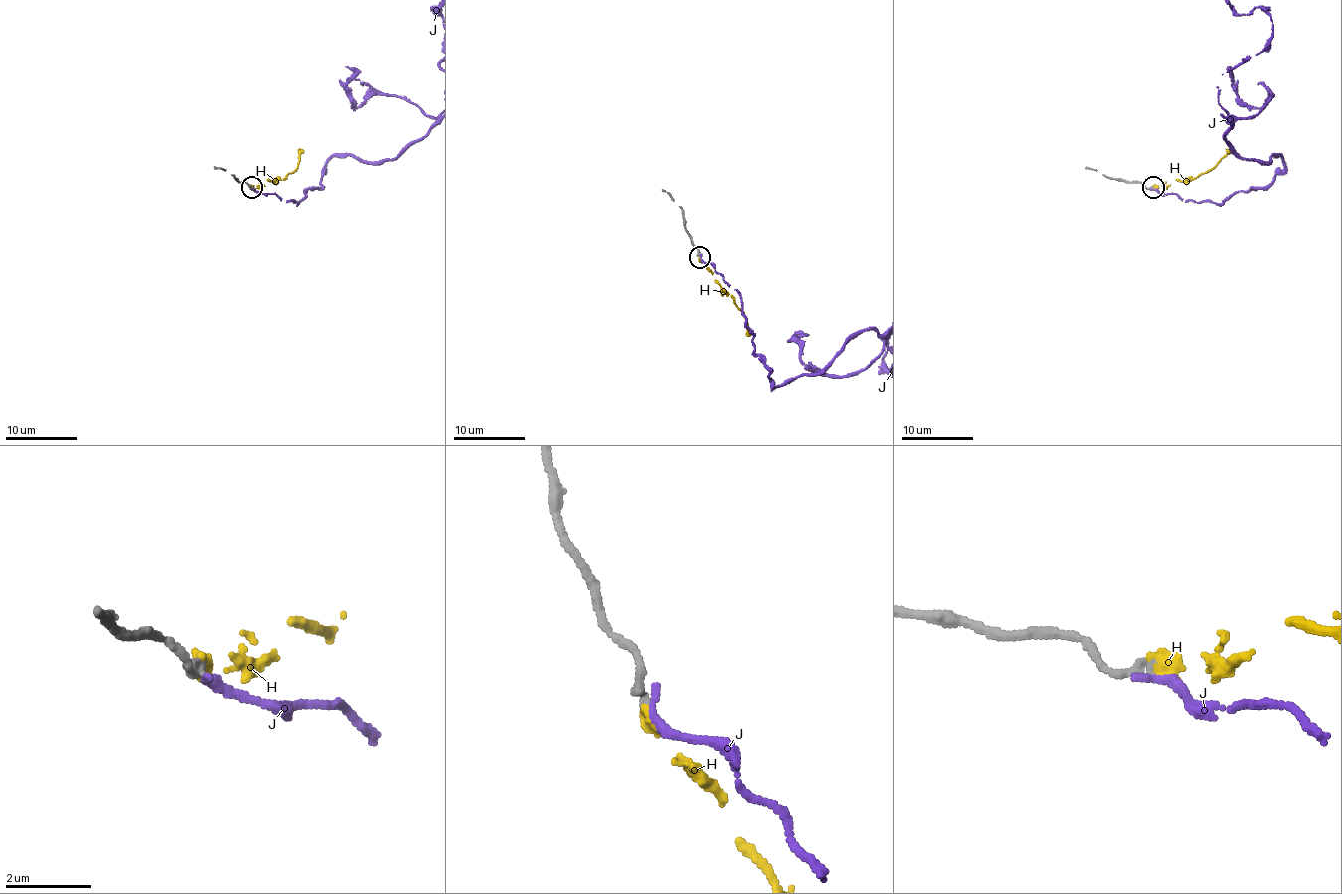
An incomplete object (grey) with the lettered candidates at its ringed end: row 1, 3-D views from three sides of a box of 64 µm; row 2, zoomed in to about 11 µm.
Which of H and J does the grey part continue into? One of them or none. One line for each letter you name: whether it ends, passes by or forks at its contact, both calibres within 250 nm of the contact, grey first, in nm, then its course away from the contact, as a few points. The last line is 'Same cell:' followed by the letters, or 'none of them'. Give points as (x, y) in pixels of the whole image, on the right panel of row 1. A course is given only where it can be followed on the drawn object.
H: it ends; calibres 240 and 320 nm; course (1152, 187), (1189, 180), (1214, 166), (1232, 150)
Same cell: H

